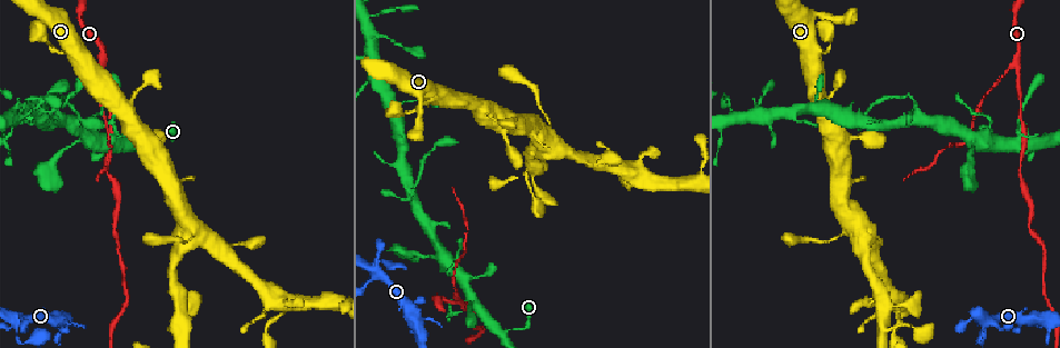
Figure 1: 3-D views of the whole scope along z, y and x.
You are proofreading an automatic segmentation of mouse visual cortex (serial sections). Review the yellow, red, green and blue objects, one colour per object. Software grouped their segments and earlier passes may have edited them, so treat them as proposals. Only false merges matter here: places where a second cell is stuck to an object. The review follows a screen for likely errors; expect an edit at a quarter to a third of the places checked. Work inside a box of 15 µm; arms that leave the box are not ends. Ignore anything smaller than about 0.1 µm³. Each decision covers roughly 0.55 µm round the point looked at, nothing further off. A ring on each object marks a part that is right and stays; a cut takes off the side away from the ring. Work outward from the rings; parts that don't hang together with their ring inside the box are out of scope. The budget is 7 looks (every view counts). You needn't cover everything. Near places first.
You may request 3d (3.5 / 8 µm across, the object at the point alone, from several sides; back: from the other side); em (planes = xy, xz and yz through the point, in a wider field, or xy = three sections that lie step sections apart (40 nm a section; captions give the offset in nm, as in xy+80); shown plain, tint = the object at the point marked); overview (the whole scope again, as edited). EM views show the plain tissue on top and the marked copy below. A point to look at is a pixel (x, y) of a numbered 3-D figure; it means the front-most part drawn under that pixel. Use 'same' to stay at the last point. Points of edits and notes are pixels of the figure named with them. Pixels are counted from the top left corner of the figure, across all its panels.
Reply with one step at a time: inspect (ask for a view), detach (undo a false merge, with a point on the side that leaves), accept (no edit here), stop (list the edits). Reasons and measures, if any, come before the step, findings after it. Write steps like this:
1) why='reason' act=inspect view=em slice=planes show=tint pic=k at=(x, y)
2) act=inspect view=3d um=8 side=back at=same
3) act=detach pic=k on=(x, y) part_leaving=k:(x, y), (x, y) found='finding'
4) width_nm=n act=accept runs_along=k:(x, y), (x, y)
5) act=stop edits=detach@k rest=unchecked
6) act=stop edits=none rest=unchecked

why='branch point' act=inspect view=3d um=3.5 pic=1 at=(103, 60)

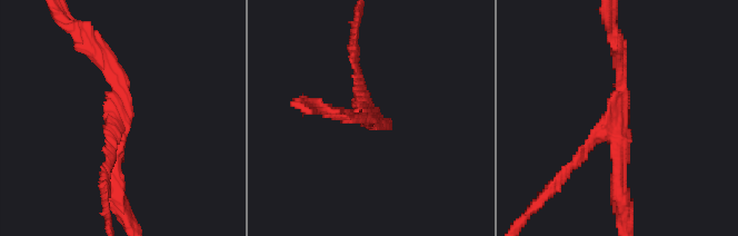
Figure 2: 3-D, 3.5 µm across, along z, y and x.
why='shape alone is not enough' act=inspect view=em slice=planes show=tint pic=2 at=(615, 122)

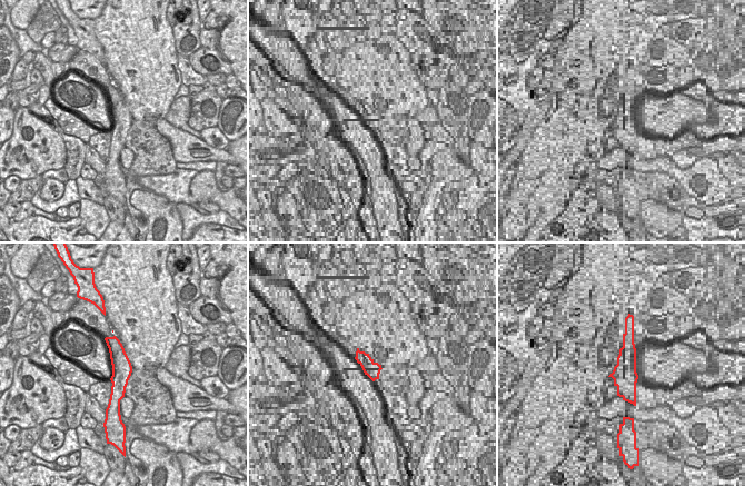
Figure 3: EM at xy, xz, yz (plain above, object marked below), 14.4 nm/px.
arm_widths_nm=100,150,200 act=detach pic=2 on=(567, 170) part_leaving=2:(595, 138), (526, 217) found='a second cell is stuck on'

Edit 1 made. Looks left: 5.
act=inspect view=overview

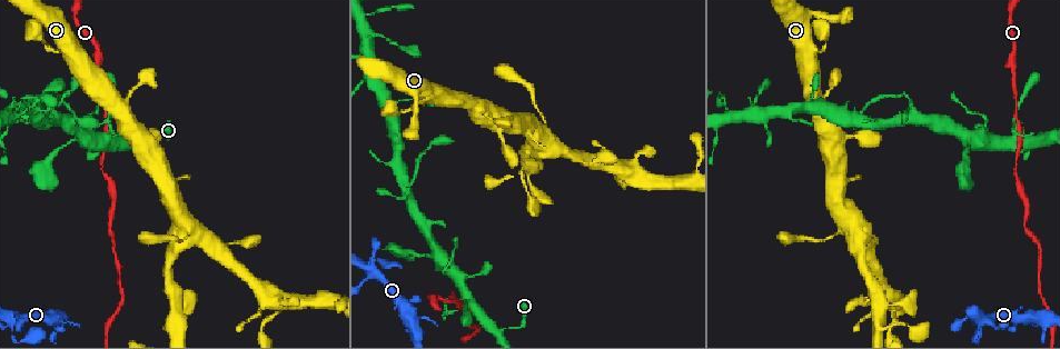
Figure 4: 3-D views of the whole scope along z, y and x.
act=inspect view=3d um=8 pic=4 at=(9, 323)

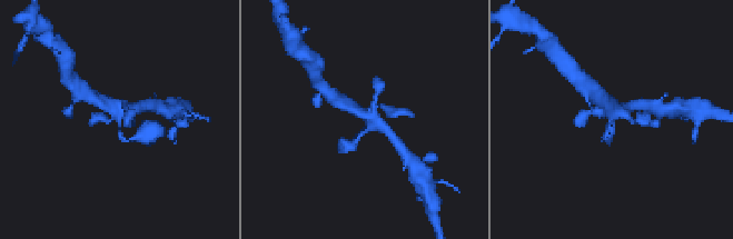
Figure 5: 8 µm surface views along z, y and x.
why='need the tissue' act=inspect view=em slice=xy step=3 show=tint pic=5 at=(117, 112)

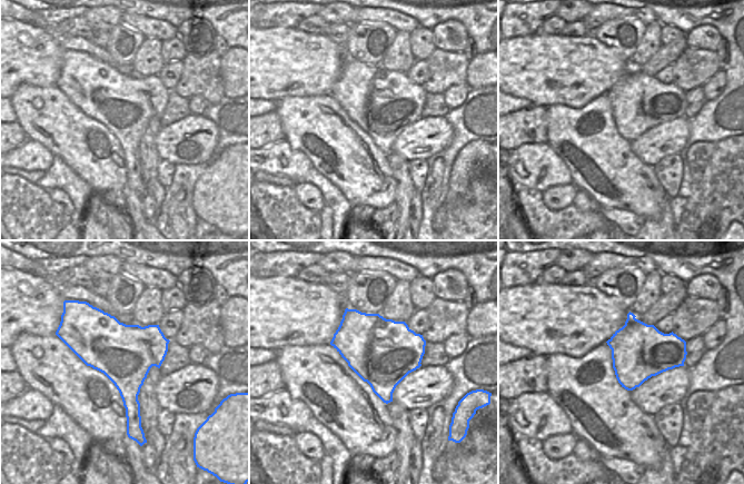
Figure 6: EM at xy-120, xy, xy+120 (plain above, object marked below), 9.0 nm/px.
width_nm=600 act=accept runs_along=5:(633, 106), (614, 109), (603, 140) found='all the same cell'

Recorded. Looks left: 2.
why='small branch off a trunk' act=inspect view=3d um=3.5 pic=4 at=(1014, 144)

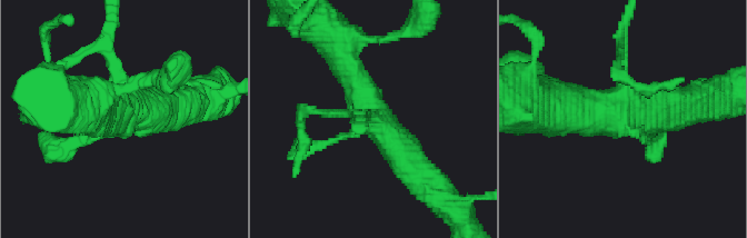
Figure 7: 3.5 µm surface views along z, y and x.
why='now the EM' act=inspect view=em slice=xy step=5 show=tint pic=7 at=(621, 109)

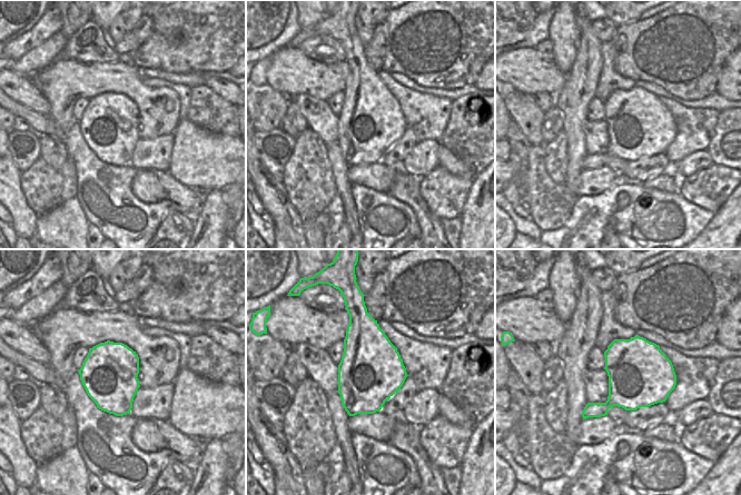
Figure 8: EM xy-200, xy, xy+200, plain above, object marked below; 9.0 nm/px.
act=accept runs_along=7:(419, 172), (368, 110), (340, 53) found='all the same cell'

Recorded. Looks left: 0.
act=stop edits=detach@2 rest=unchecked

